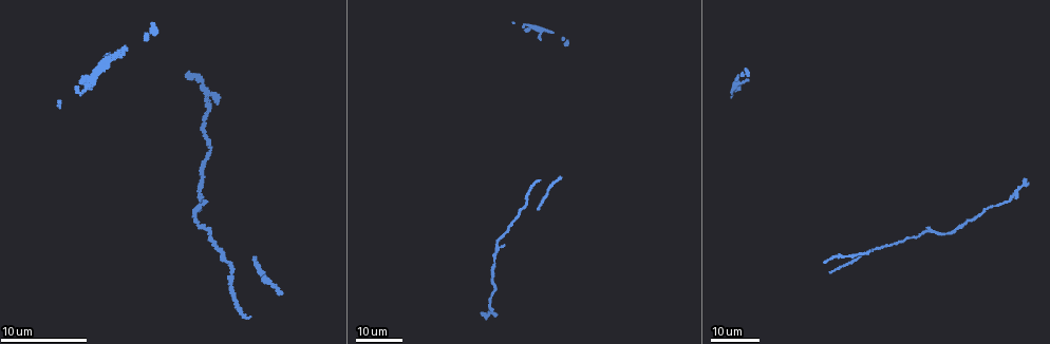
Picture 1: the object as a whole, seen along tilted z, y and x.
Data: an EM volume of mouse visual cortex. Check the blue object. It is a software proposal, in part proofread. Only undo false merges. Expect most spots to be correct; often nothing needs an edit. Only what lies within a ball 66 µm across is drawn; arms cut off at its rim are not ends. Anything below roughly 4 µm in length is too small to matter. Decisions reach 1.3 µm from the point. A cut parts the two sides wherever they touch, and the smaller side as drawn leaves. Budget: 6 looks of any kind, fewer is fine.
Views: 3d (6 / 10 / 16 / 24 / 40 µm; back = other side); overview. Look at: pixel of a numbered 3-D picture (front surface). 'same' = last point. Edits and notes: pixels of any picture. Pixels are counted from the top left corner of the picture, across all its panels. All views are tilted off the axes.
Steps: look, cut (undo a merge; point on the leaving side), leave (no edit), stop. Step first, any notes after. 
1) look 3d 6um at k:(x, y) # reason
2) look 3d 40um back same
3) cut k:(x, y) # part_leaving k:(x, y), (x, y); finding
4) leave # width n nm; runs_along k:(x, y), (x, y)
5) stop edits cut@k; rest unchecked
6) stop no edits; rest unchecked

look 3d 24um at 1:(955, 232) # calibre changes

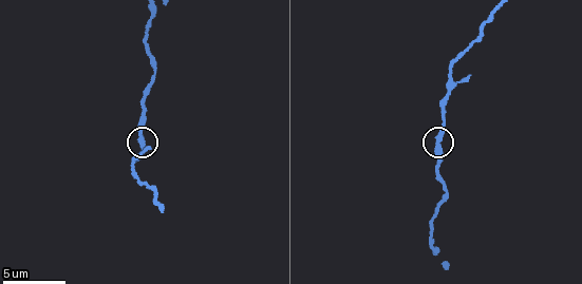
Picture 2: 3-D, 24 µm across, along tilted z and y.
look 3d 6um at 2:(438, 138)

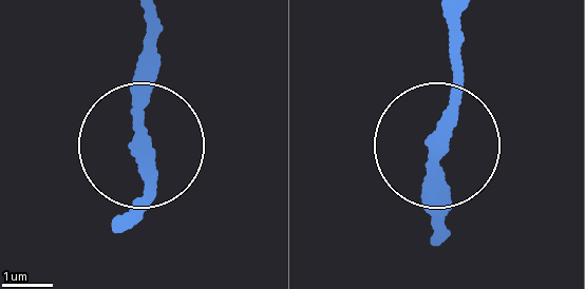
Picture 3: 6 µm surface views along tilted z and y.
leave # width 260 nm; one cell here

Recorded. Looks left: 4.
look 3d 6um at 2:(135, 158) # three arms meet

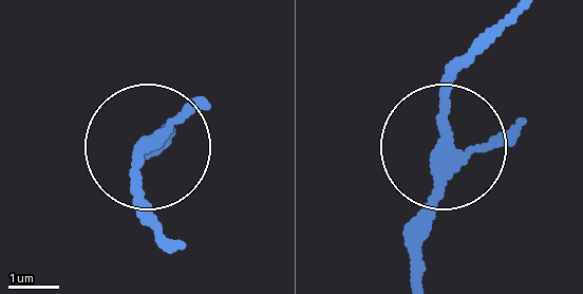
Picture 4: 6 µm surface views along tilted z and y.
leave # width 210 nm; all the same cell

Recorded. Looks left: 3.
look 3d 16um at 2:(149, 57) # thick turns thin

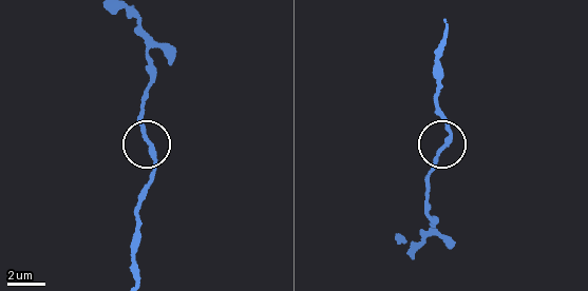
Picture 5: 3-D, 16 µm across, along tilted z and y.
leave # runs_along 5:(444, 42), (437, 63), (437, 100), (451, 136), (425, 174); continuous, no second cell

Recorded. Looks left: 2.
stop no edits; rest unchecked

